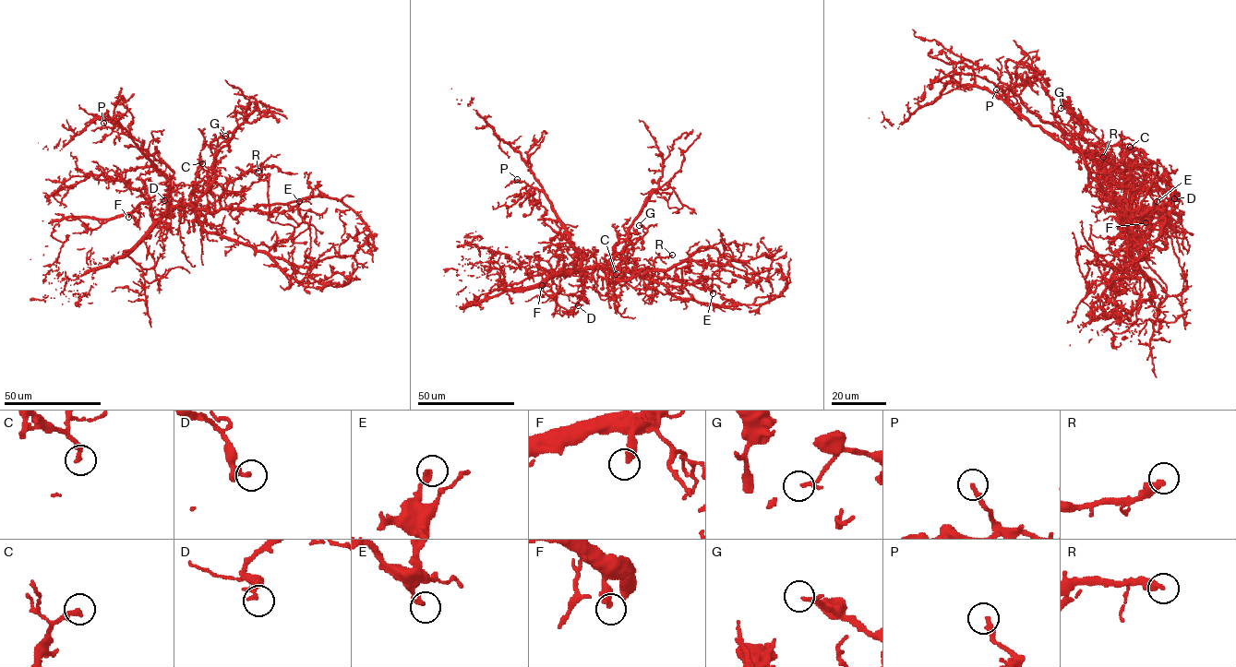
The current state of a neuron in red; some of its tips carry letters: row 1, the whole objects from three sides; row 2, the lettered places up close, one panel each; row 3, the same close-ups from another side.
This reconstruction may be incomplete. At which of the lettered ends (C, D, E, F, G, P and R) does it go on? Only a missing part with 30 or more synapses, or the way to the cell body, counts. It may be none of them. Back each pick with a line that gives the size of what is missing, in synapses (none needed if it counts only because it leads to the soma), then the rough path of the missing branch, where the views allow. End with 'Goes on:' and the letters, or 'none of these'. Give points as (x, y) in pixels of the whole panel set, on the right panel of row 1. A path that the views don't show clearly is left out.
F: Roughly 70 synapses. Course of what is missing: (1146, 222), (1157, 228), (1161, 239), (1169, 244), (1171, 242)
P: Roughly 40 synapses
R: Roughly 60 synapses. Course of what is missing: (1103, 157), (1106, 150), (1098, 131)
Goes on: F, P, R

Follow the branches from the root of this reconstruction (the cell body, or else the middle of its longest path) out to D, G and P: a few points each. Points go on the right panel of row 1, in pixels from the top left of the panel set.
D: (1121, 209), (1119, 204), (1124, 201), (1134, 188), (1165, 190), (1174, 198)
G: (1121, 209), (1119, 204), (1090, 175), (1078, 141), (1081, 120), (1065, 103), (1061, 108)
P: (1121, 209), (1109, 179), (1096, 163), (1032, 125), (1008, 103), (1008, 95), (1001, 97), (996, 89)

